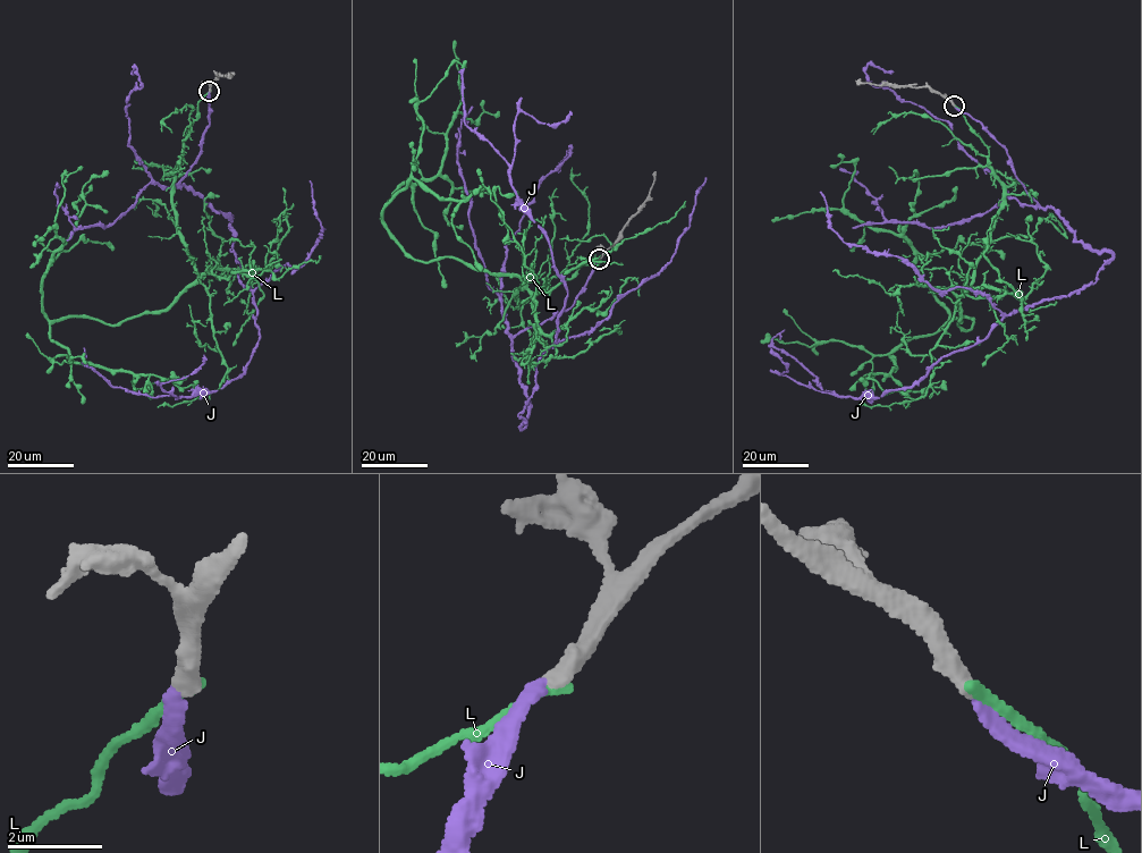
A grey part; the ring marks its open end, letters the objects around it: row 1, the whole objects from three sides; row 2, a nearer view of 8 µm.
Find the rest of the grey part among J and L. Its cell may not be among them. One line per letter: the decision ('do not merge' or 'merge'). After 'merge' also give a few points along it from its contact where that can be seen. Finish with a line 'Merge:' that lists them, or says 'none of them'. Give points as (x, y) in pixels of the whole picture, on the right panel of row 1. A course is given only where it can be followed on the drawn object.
J: merge; course (954, 106), (1028, 195), (1108, 252), (1097, 280), (878, 397), (823, 391), (775, 347), (784, 330)
L: do not merge
Merge: J

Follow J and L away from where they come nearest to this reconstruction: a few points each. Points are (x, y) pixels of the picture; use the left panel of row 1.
J: (209, 91), (179, 184), (234, 218), (256, 347), (221, 388), (177, 398), (116, 388), (83, 347)
L: (210, 91), (171, 200), (196, 279), (163, 310), (113, 324), (43, 311), (65, 242), (62, 177), (81, 167)

